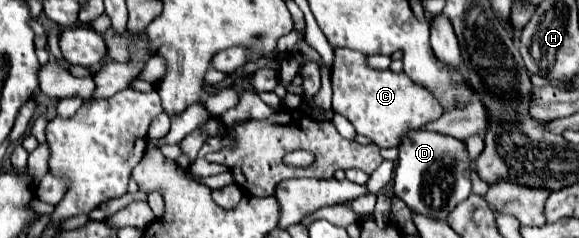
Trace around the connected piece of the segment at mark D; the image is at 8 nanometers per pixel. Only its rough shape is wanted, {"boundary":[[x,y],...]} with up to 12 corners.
{"boundary":[[402,136],[394,194],[444,220],[470,196],[464,140]]}

